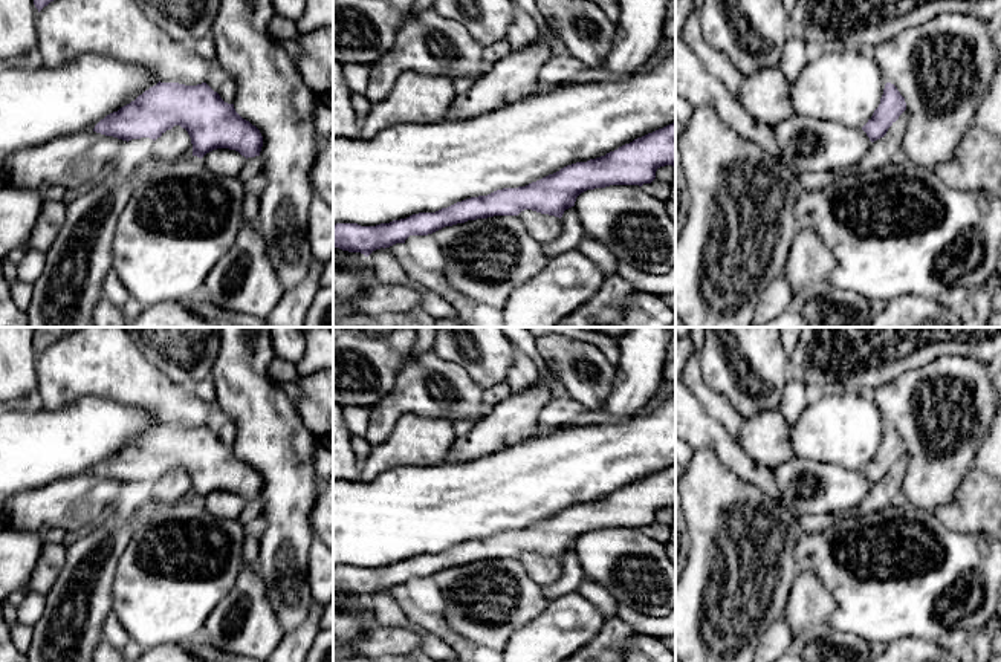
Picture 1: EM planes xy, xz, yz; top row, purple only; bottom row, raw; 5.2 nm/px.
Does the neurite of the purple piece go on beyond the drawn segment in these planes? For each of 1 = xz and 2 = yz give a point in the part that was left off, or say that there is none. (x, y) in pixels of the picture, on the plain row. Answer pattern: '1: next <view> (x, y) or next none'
1: next none
2: next none

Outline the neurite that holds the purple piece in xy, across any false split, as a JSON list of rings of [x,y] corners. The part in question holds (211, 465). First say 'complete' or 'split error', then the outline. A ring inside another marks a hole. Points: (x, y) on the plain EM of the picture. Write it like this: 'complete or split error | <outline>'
complete | [[[159,423],[101,462],[93,474],[127,485],[141,480],[156,483],[174,468],[188,474],[193,498],[200,501],[217,491],[235,492],[248,501],[260,498],[263,489],[260,472],[206,425],[185,428]]]

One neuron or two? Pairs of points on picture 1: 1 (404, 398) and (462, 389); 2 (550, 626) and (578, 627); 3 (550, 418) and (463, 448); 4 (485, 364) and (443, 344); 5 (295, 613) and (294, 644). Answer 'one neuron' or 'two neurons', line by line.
1: one neuron
2: one neuron
3: two neurons
4: one neuron
5: two neurons

